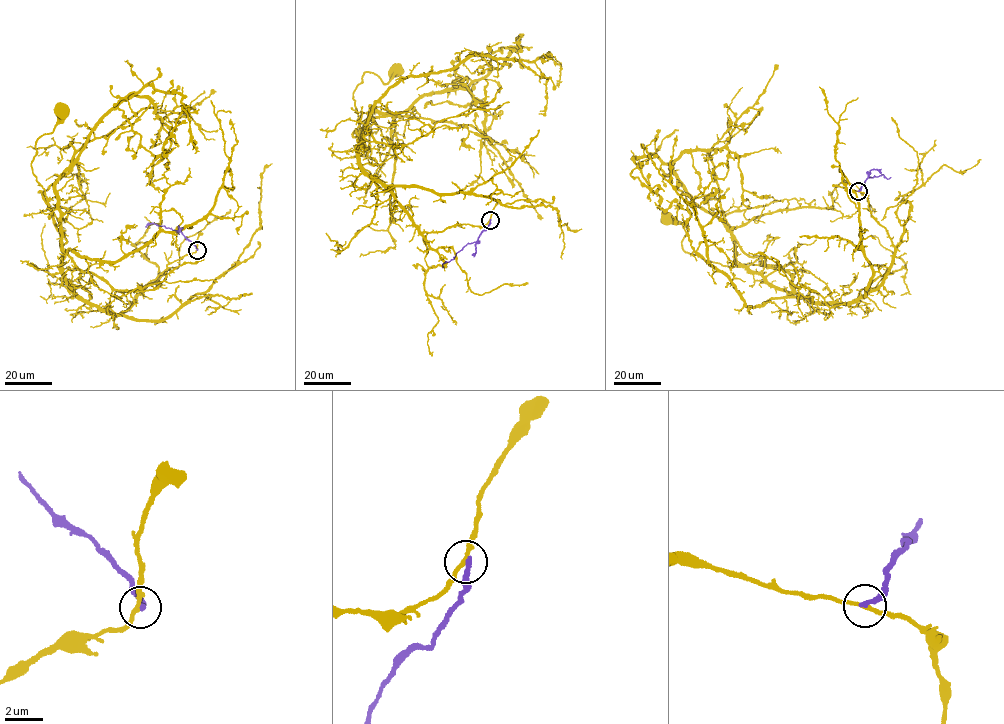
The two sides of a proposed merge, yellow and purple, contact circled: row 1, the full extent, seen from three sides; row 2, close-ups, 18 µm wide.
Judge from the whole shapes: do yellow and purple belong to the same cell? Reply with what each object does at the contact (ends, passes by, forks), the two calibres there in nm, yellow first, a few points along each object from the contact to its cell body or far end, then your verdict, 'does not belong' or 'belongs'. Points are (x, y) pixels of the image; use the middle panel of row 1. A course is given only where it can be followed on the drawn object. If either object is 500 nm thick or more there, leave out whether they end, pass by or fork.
yellow passes by | purple ends | 200/300 nm | yellow via (489, 220), (421, 232), (364, 171), (362, 138), (368, 150), (353, 92), (363, 73), (384, 84), (395, 71) | purple via (490, 220), (478, 239), (466, 244), (442, 267) | does not belong

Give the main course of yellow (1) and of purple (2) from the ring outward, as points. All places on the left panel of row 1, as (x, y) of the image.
1: (196, 250), (168, 264), (126, 310), (79, 297), (31, 164), (61, 110)
2: (197, 249), (179, 231), (153, 223), (146, 226)

